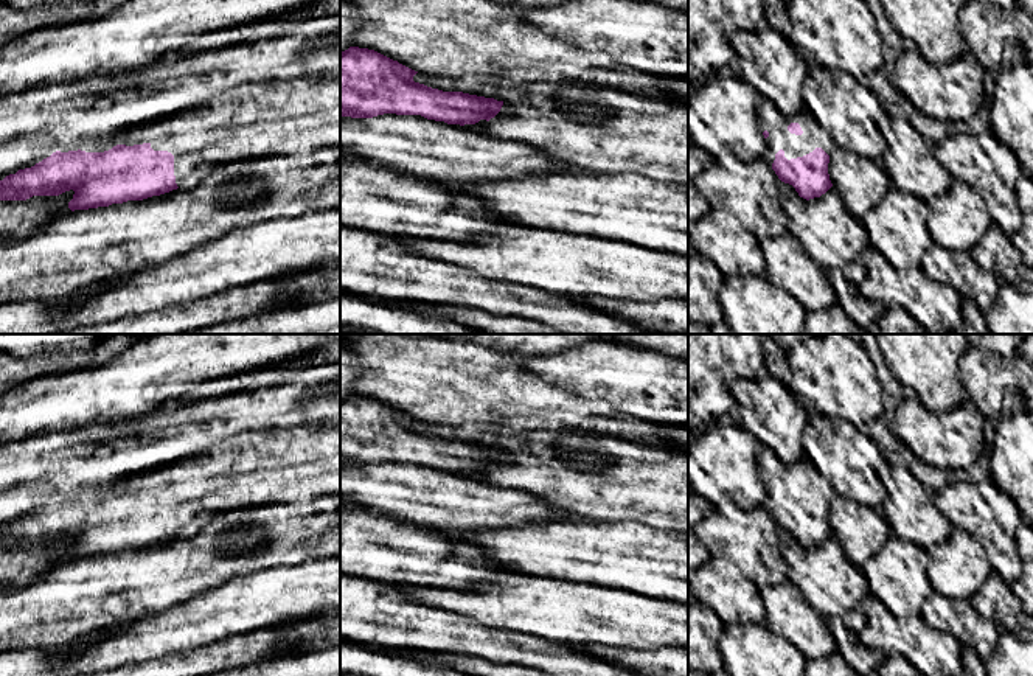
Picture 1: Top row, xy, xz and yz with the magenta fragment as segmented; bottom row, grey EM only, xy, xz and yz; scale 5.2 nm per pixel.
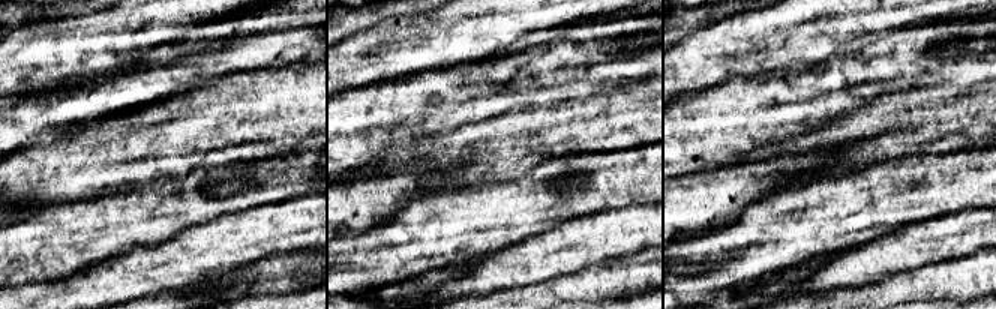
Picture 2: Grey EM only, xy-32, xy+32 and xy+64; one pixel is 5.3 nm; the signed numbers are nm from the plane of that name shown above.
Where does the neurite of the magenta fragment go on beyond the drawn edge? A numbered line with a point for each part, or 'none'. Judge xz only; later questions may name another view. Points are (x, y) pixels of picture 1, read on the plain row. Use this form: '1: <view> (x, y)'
none

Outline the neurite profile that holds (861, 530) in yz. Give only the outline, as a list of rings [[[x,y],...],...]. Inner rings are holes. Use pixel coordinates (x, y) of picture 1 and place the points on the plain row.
[[[836,494],[830,502],[828,522],[842,553],[862,569],[892,535],[882,510]]]

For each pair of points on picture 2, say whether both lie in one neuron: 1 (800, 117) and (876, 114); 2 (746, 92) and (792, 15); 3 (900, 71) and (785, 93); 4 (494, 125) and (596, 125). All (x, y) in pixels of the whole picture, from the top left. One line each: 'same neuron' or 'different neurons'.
1: different neurons
2: different neurons
3: same neuron
4: same neuron

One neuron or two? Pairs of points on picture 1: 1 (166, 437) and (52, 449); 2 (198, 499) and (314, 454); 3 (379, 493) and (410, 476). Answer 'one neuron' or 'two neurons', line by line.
1: one neuron
2: one neuron
3: one neuron

